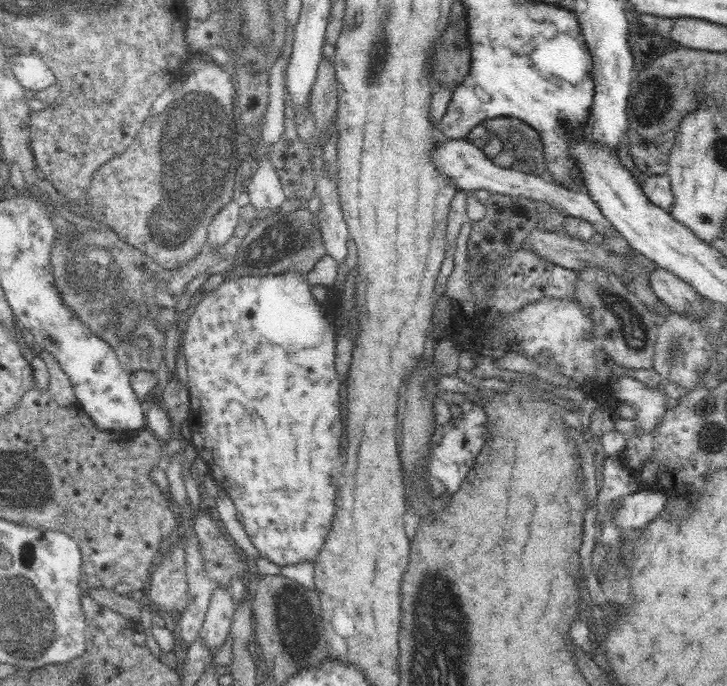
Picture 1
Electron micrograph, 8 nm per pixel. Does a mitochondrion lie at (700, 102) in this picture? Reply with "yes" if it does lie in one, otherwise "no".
no

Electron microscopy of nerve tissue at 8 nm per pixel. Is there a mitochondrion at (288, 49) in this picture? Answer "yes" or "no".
no

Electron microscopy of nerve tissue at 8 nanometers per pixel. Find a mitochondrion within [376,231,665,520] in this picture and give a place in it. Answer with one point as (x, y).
(631, 329)

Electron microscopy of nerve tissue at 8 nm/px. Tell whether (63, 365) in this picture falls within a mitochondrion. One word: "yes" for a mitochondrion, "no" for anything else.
no

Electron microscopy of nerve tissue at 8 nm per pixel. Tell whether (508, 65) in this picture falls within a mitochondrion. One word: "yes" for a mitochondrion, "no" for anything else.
no

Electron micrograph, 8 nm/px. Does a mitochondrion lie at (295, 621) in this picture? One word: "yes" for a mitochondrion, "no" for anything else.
yes

